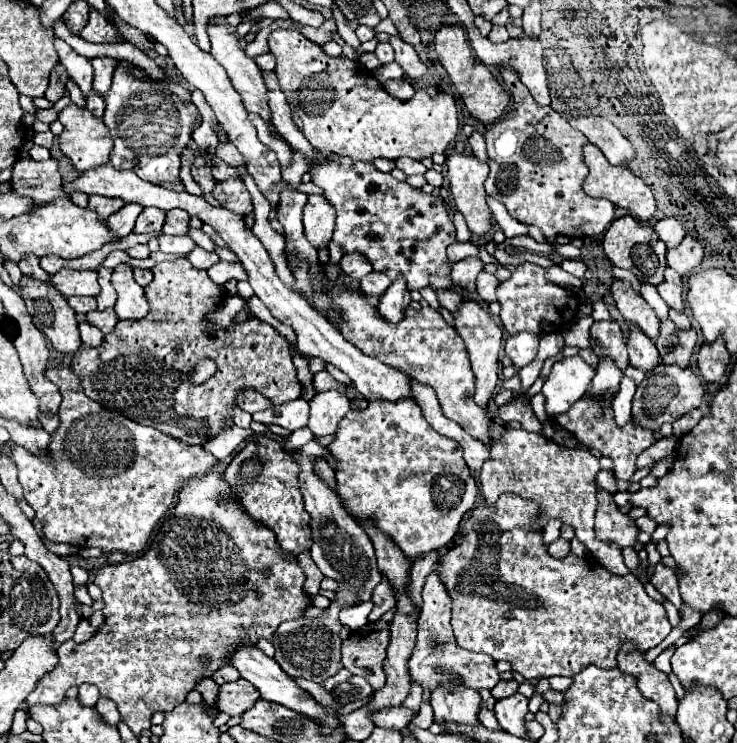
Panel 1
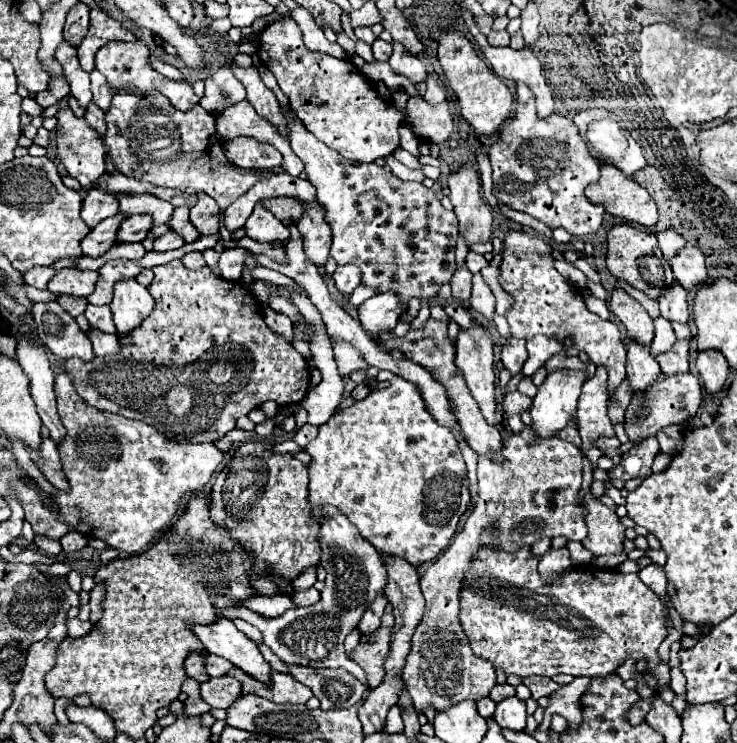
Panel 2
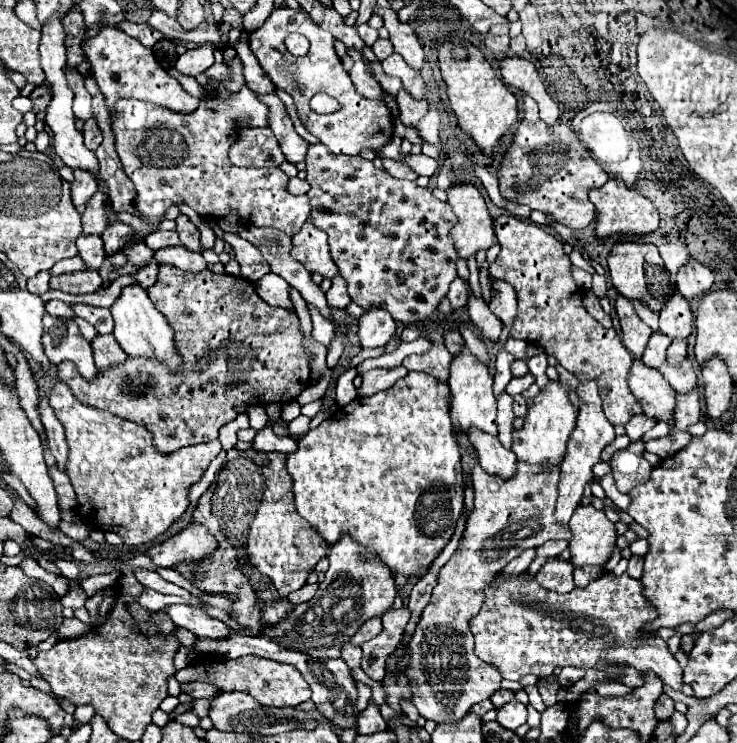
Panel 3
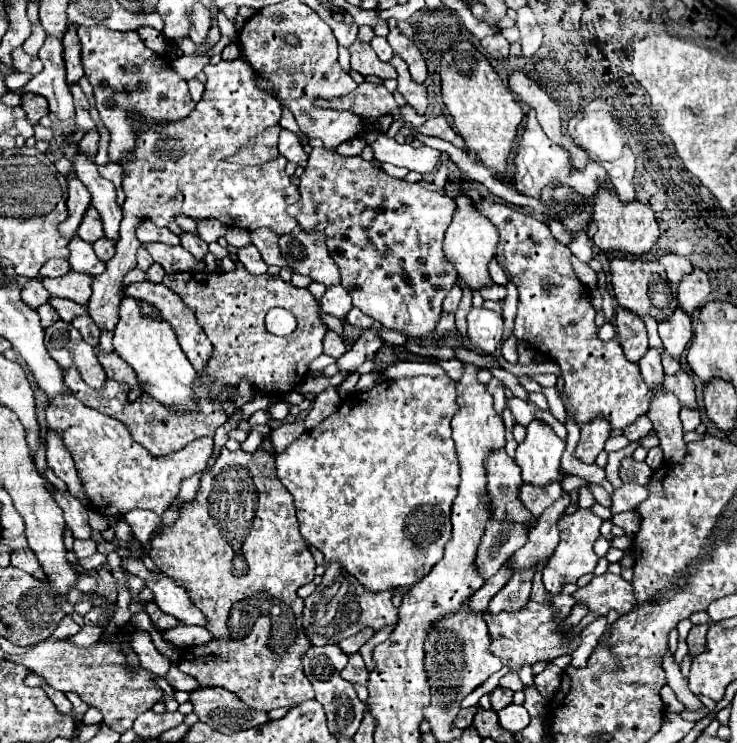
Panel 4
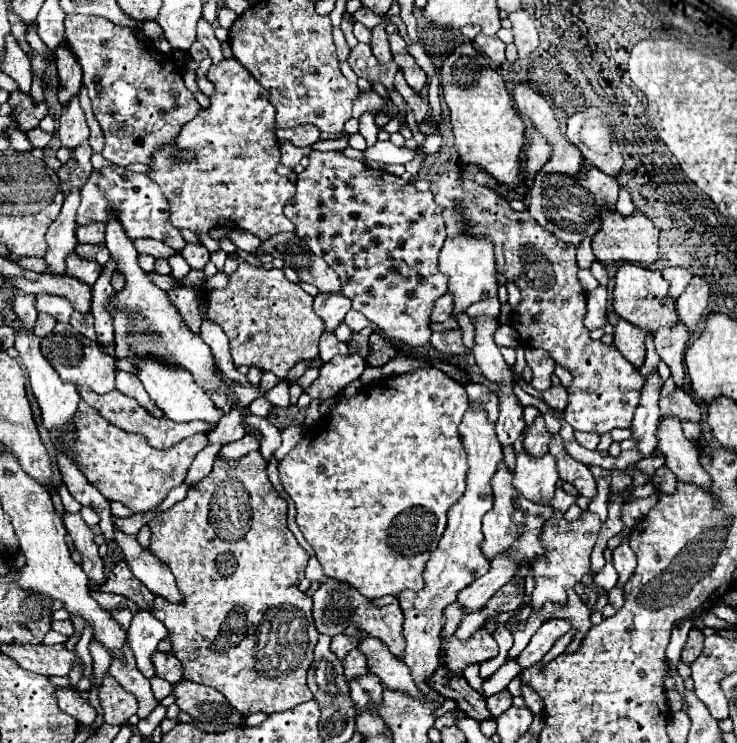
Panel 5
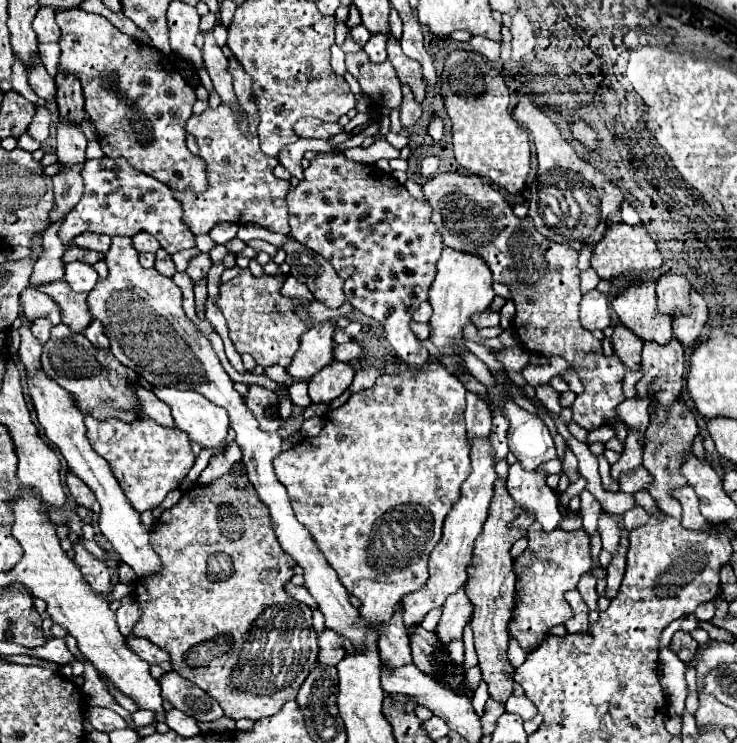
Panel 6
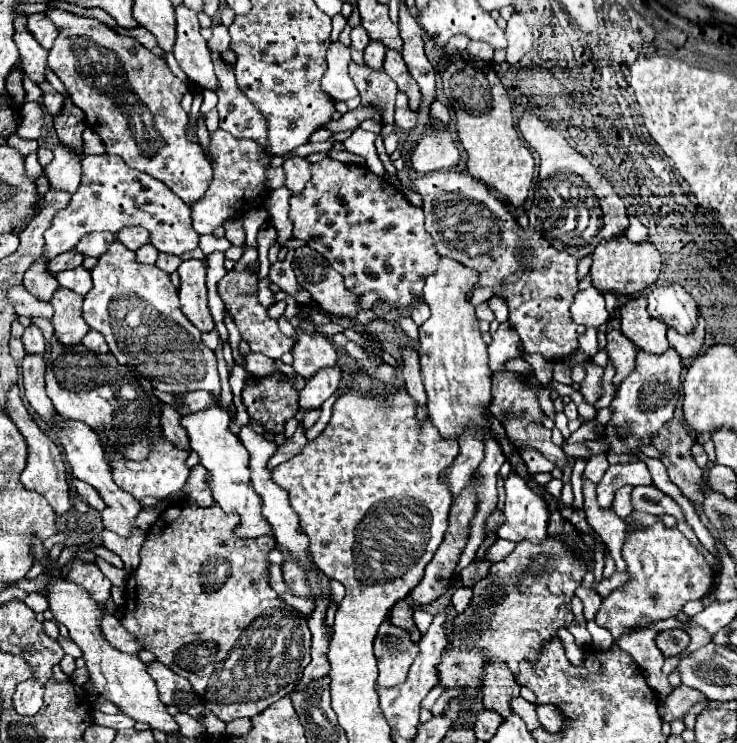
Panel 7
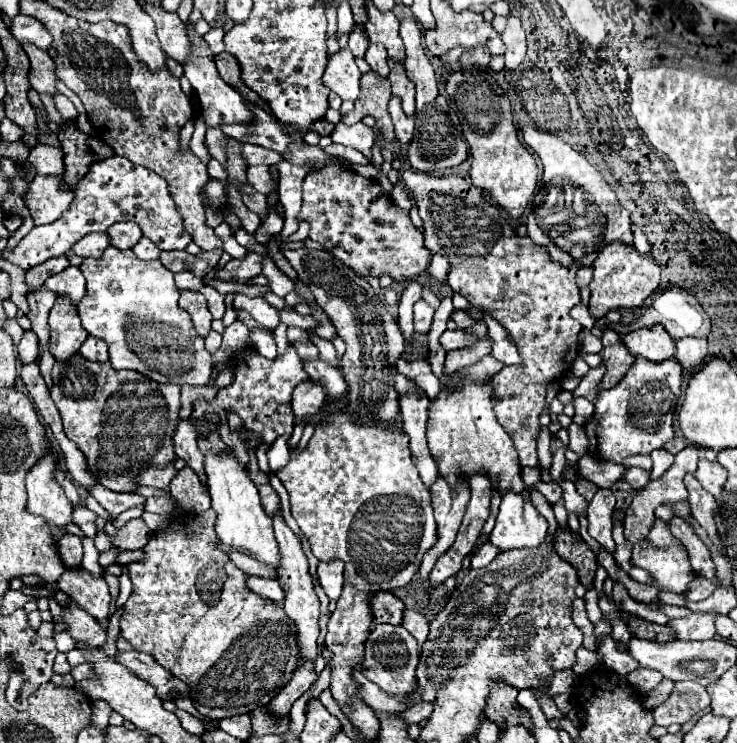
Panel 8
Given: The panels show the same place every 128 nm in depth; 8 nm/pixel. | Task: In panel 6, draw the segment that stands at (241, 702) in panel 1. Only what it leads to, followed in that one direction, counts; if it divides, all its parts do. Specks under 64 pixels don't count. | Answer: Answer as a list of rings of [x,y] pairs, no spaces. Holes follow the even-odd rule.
[[[128,638],[128,646],[148,664],[156,664],[160,666],[164,672],[172,672],[172,662],[170,662],[170,654],[158,646],[154,646],[150,640],[146,638]]]

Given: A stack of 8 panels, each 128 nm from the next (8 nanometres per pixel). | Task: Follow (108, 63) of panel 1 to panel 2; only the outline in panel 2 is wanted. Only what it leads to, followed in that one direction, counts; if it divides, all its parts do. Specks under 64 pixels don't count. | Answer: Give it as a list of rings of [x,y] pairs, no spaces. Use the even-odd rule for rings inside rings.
[[[96,68],[90,72],[90,80],[92,80],[92,94],[94,94],[94,102],[102,108],[108,110],[108,104],[114,96],[114,90],[106,84],[104,74],[100,74]]]

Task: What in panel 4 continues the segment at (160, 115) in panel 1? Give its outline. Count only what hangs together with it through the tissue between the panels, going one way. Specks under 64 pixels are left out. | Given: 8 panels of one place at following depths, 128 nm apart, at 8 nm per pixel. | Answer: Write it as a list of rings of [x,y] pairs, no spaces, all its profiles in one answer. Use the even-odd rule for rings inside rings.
[[[242,58],[208,64],[204,74],[208,76],[206,92],[186,118],[170,124],[152,124],[144,122],[138,114],[128,116],[138,132],[134,154],[120,160],[124,168],[122,188],[126,194],[120,240],[116,254],[106,262],[106,270],[94,278],[94,294],[88,302],[88,312],[98,328],[114,330],[116,326],[116,308],[122,300],[118,288],[126,272],[136,268],[136,250],[142,246],[136,238],[136,228],[144,220],[152,220],[156,226],[168,226],[176,214],[186,214],[192,220],[216,218],[244,230],[268,226],[280,236],[298,228],[298,222],[288,216],[286,208],[300,200],[300,192],[284,172],[286,160],[282,156],[262,166],[240,166],[228,160],[244,140],[278,124],[282,112],[280,102],[256,86],[254,72]]]

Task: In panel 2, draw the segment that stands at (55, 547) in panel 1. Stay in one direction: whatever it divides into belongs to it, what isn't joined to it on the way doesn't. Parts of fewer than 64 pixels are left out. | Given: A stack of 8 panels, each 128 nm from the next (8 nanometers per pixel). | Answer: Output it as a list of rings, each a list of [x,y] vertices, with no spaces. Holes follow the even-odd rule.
[[[68,532],[64,536],[64,552],[74,552],[74,550],[82,550],[88,544],[88,538],[84,534],[78,532]]]

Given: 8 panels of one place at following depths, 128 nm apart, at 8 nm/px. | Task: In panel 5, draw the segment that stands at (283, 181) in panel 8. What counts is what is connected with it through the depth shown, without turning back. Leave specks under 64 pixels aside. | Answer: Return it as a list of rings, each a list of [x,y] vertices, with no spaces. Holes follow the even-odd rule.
[[[284,140],[284,142],[280,142],[280,150],[282,150],[282,164],[288,168],[294,168],[304,156],[310,154],[312,148],[298,148],[292,142]]]

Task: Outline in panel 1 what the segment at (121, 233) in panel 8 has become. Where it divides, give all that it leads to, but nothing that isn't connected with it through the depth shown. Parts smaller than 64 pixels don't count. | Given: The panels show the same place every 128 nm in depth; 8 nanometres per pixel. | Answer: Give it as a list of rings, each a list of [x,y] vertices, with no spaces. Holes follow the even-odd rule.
[[[198,246],[190,252],[188,260],[192,262],[192,266],[196,266],[196,268],[200,268],[200,270],[208,270],[210,266],[214,266],[214,264],[220,262],[220,258],[218,258],[216,252],[206,252],[206,250],[198,248]]]

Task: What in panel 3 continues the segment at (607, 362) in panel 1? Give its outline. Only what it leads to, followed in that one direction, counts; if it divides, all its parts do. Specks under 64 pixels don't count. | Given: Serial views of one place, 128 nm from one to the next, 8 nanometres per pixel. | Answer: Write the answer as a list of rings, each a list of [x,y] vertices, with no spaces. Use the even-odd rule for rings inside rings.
[[[594,380],[580,384],[576,388],[578,400],[580,400],[580,416],[576,422],[576,428],[568,440],[568,450],[566,456],[562,460],[562,476],[560,476],[560,496],[556,502],[556,520],[560,520],[560,524],[568,524],[572,518],[572,512],[576,510],[576,506],[582,500],[584,494],[584,486],[588,482],[592,482],[592,466],[600,460],[602,450],[616,438],[614,434],[614,426],[606,420],[604,412],[602,412],[602,400],[598,394],[598,386]]]

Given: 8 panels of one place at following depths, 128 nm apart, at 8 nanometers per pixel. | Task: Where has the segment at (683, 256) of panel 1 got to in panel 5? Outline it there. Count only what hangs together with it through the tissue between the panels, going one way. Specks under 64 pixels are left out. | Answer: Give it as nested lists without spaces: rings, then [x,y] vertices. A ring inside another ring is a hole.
[[[694,276],[686,290],[676,300],[676,310],[680,316],[680,322],[684,322],[690,330],[696,330],[700,320],[706,316],[710,286],[704,278]]]

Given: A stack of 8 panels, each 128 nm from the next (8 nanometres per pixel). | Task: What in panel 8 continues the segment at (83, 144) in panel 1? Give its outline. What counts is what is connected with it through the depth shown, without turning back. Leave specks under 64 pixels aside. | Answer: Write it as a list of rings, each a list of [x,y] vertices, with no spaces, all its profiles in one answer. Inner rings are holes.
[[[40,286],[40,288],[32,288],[26,298],[28,298],[28,304],[30,304],[30,316],[28,318],[32,322],[32,330],[40,338],[40,350],[42,350],[46,346],[48,338],[50,338],[48,314],[50,314],[50,308],[54,306],[58,294],[52,292],[46,286]]]

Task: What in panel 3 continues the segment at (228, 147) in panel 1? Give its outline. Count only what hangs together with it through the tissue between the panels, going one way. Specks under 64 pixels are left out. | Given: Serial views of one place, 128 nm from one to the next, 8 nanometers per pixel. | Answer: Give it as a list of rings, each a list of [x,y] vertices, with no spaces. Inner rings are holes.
[[[248,128],[248,130],[242,130],[238,134],[238,140],[232,144],[230,160],[234,166],[238,167],[266,168],[279,167],[285,161],[285,156],[276,137],[272,136],[270,128]]]

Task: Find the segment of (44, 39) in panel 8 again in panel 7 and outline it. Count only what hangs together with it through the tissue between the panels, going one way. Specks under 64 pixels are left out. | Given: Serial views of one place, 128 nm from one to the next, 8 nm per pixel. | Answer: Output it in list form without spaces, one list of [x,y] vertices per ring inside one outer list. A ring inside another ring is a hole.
[[[32,14],[32,16],[28,16],[28,30],[32,32],[32,36],[34,36],[46,50],[52,48],[52,42],[54,42],[56,36],[58,36],[56,26],[52,24],[52,20],[50,20],[46,14]]]

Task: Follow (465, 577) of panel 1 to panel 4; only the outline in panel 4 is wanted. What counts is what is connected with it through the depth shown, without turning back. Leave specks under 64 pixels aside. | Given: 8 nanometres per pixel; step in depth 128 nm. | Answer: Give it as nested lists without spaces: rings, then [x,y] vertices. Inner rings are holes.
[[[610,572],[596,576],[588,586],[578,588],[574,592],[574,600],[598,616],[608,616],[610,610],[616,610],[620,616],[624,616],[636,608],[632,584]],[[528,602],[524,608],[518,612],[500,612],[496,616],[490,616],[488,610],[484,612],[484,622],[488,626],[488,636],[490,636],[490,652],[502,660],[504,666],[510,668],[510,672],[518,672],[522,666],[546,662],[550,664],[554,658],[572,654],[578,646],[580,640],[570,640],[564,644],[564,636],[568,630],[562,628],[564,618],[558,618],[558,608],[552,602]],[[668,650],[662,658],[662,670],[666,674],[666,684],[674,690],[674,694],[678,696],[678,700],[686,706],[686,710],[696,710],[696,708],[702,708],[702,702],[690,692],[688,684],[686,684],[686,678],[682,676],[680,672],[680,666],[676,664],[672,652]]]

